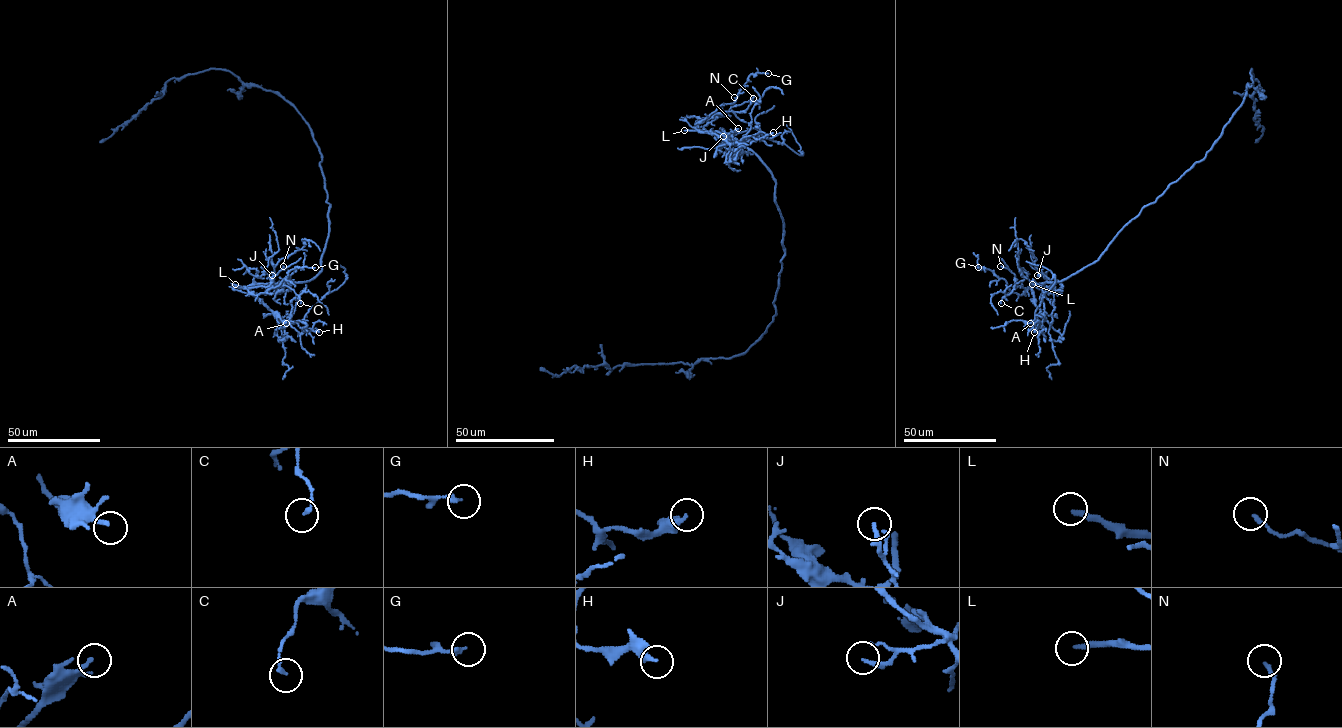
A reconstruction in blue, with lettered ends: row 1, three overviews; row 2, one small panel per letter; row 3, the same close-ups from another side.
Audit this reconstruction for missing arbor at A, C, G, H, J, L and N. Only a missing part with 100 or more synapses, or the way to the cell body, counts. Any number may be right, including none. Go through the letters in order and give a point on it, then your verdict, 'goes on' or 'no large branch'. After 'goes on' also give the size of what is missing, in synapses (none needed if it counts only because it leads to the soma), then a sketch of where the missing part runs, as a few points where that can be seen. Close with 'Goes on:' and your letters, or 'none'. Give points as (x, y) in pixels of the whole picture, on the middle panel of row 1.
A: (738, 128) | no large branch
C: (753, 98) | no large branch
G: (768, 73) | no large branch
H: (773, 132) | no large branch
J: (723, 136) | no large branch
L: (684, 130) | goes on | (684, 130), (638, 126), (628, 112), (618, 106), (600, 109), (594, 117)
N: (734, 97) | no large branch
Goes on: L

